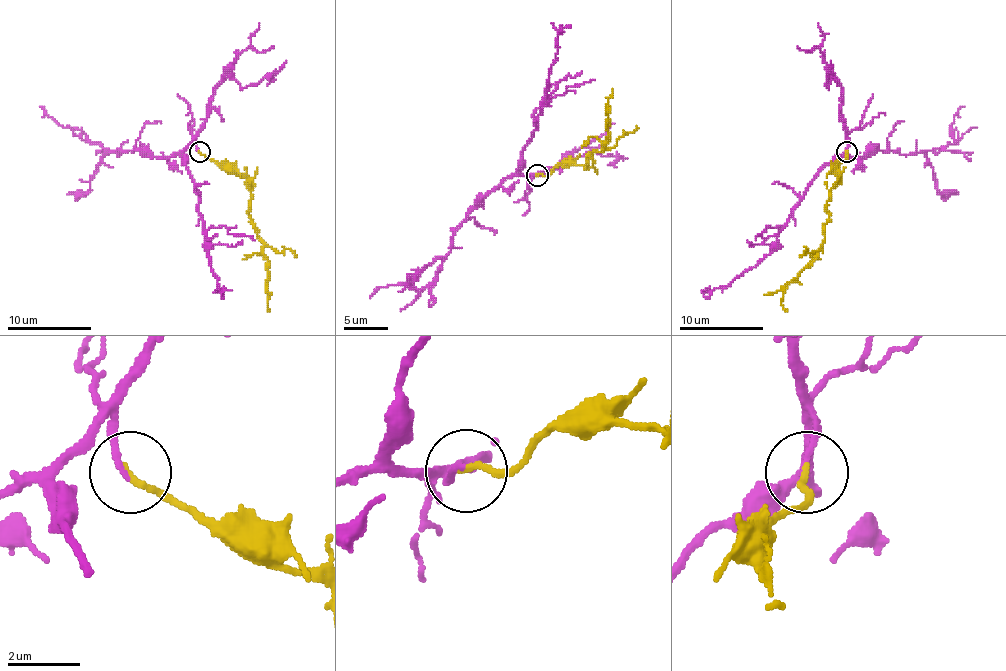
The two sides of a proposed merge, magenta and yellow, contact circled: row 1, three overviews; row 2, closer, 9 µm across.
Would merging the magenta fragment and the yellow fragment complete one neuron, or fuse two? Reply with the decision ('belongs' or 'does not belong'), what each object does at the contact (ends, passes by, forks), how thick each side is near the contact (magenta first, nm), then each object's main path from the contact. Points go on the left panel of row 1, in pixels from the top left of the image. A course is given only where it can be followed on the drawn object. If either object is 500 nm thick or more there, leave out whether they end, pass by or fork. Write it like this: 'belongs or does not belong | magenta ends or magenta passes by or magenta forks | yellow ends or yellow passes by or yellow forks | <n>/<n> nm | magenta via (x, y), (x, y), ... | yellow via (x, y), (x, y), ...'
belongs | magenta ends | yellow ends | 140/170 nm | magenta via (198, 152), (194, 144), (184, 152), (184, 165), (198, 196), (205, 248), (219, 288), (232, 290) | yellow via (200, 152), (246, 180), (250, 190), (250, 221), (263, 244), (263, 255), (267, 261), (267, 311)

